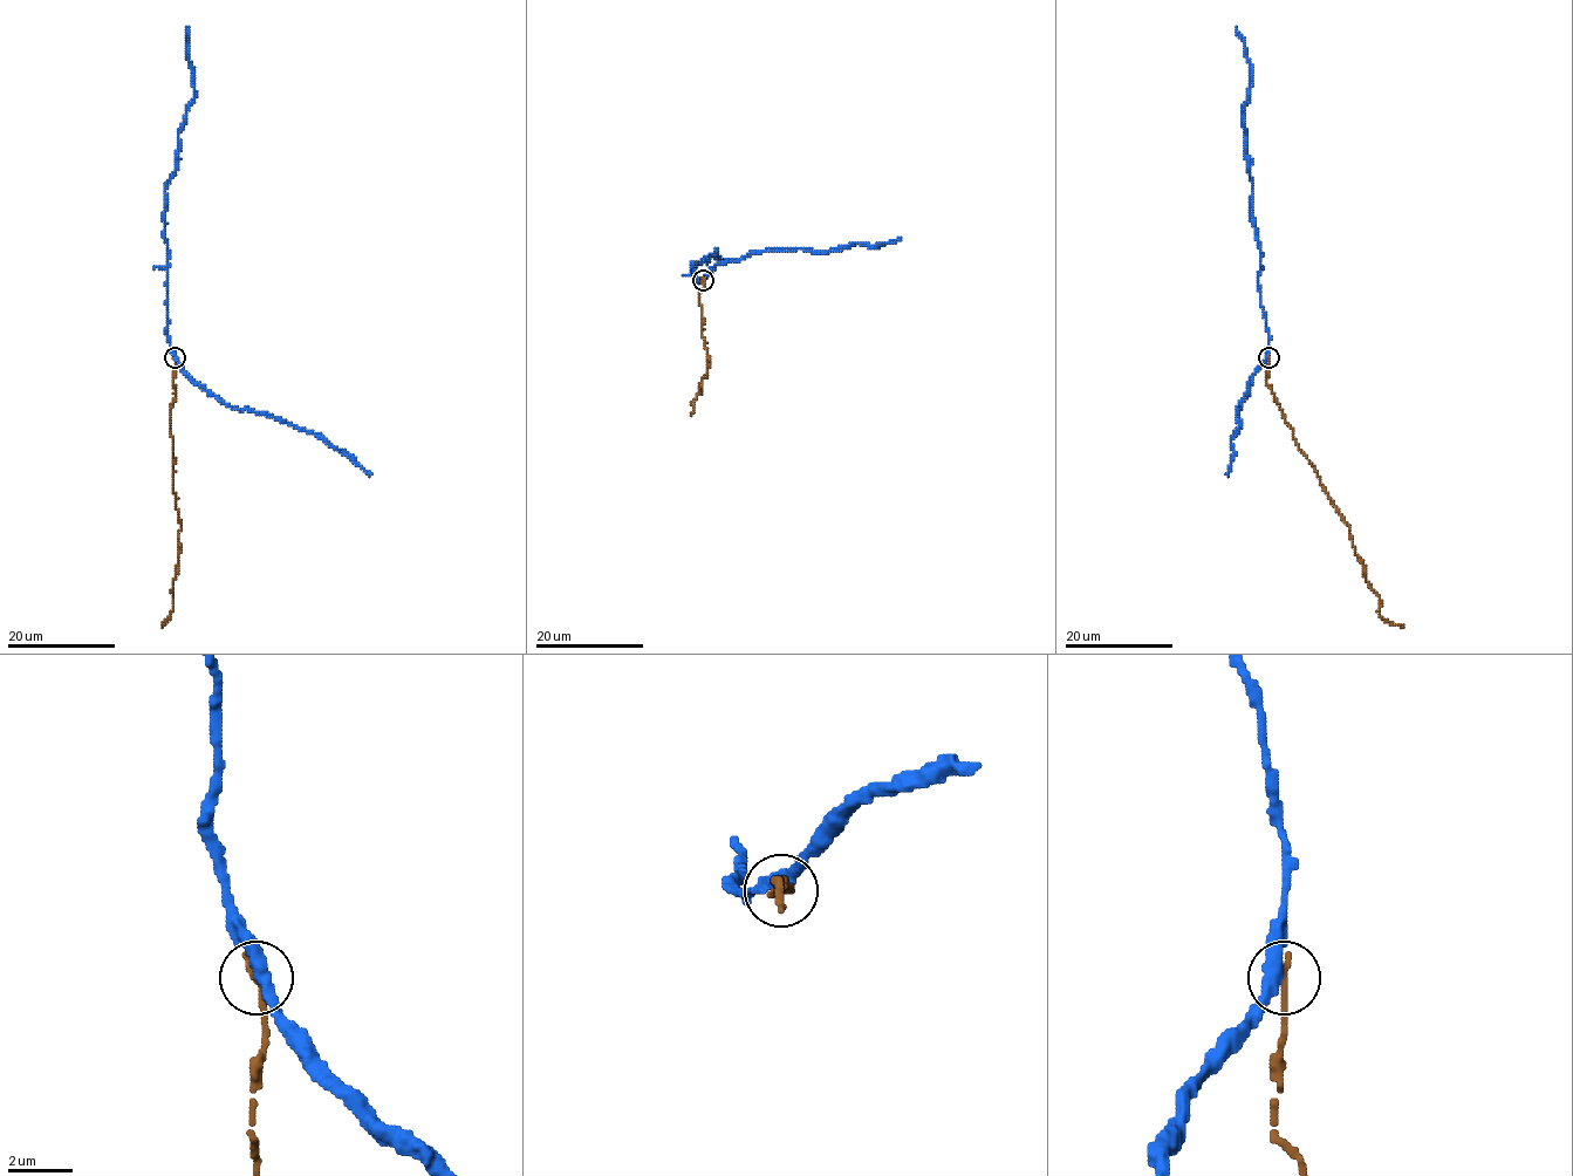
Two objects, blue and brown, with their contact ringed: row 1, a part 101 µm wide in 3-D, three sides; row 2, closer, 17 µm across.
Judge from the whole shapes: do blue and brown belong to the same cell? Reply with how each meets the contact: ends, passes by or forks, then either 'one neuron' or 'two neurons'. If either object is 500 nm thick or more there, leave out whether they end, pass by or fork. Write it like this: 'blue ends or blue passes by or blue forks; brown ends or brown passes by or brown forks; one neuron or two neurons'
blue passes by; brown ends; one neuron

